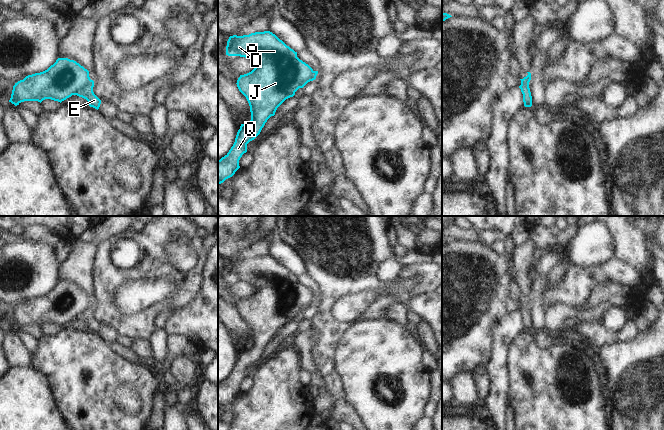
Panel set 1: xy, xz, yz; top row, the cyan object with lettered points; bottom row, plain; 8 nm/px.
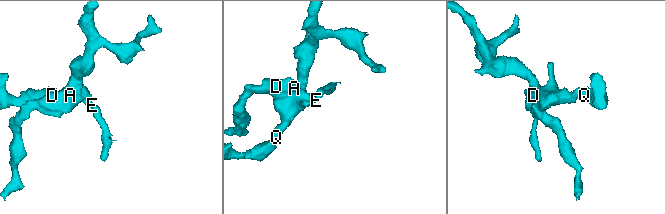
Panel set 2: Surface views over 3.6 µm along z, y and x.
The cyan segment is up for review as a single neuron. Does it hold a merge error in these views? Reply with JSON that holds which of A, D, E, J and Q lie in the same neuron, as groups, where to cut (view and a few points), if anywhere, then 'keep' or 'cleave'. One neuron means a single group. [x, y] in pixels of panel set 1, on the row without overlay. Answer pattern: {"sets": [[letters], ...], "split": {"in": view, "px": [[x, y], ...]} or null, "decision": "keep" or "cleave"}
{"sets": [["A", "D", "J", "Q"], ["E"]], "split": {"in": "xy", "px": [[90, 303], [74, 318]]}, "decision": "cleave"}

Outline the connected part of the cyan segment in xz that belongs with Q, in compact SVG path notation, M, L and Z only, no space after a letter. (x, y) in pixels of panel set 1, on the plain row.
M270 255L230 260L227 265L226 279L248 282L256 290L251 296L240 299L236 307L249 327L251 344L247 348L241 348L233 370L224 381L218 384L218 408L232 401L240 392L239 384L247 376L247 368L260 358L267 344L275 339L277 332L286 323L293 321L299 312L316 303L313 293L297 281L297 276Z

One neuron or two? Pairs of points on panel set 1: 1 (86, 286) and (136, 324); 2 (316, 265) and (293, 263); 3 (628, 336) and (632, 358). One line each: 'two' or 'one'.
1: two
2: two
3: two

